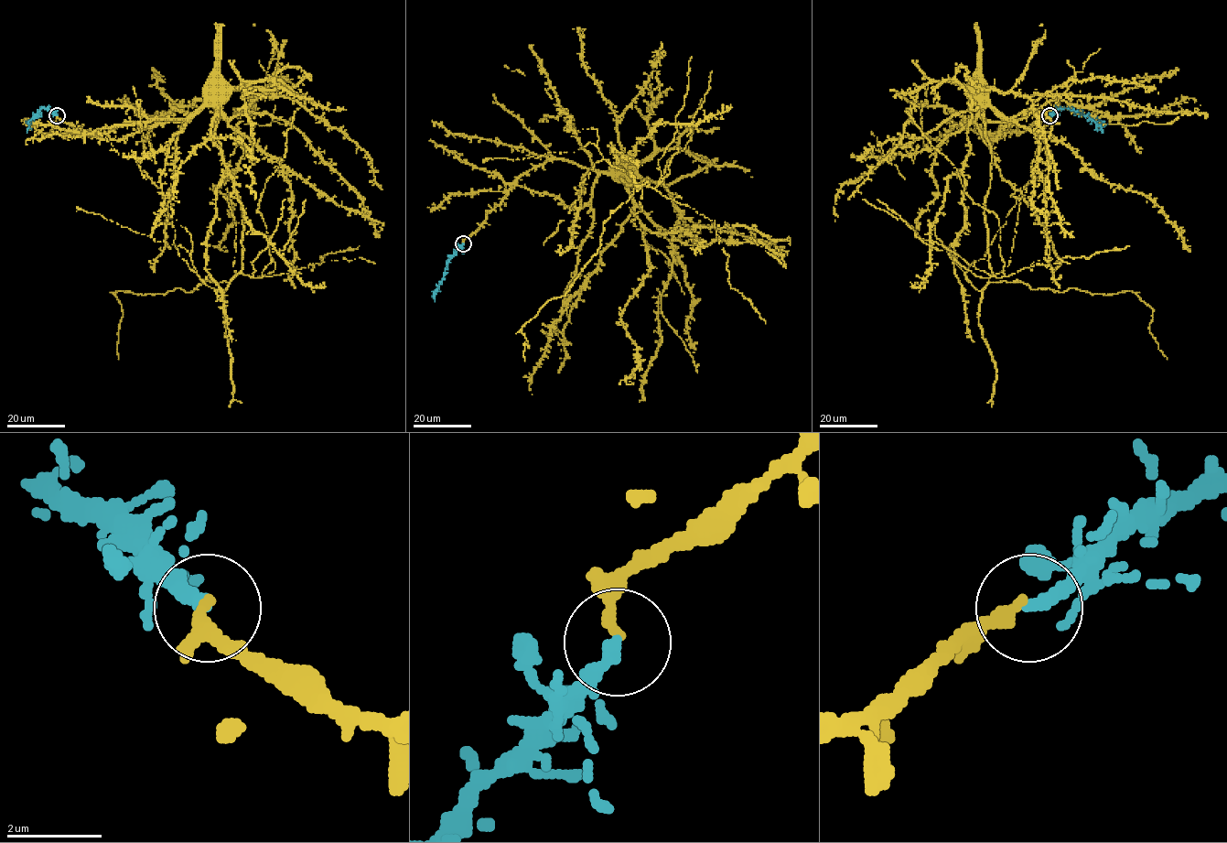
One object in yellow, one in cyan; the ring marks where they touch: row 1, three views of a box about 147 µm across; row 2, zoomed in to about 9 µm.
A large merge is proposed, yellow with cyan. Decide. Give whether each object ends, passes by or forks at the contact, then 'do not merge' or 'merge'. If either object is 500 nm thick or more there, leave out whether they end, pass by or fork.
yellow ends there; cyan ends there; merge

